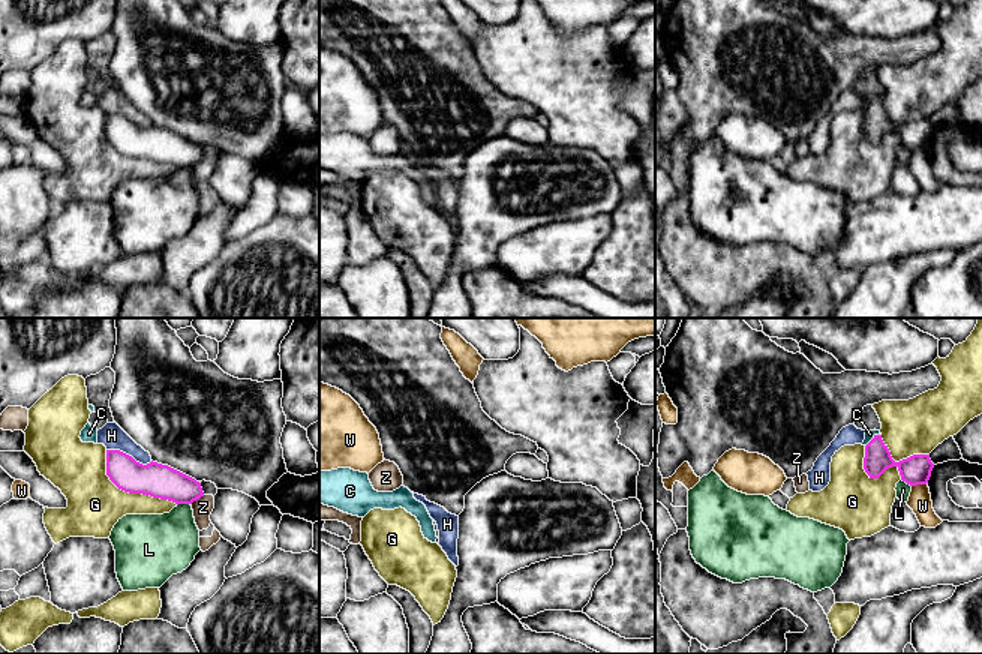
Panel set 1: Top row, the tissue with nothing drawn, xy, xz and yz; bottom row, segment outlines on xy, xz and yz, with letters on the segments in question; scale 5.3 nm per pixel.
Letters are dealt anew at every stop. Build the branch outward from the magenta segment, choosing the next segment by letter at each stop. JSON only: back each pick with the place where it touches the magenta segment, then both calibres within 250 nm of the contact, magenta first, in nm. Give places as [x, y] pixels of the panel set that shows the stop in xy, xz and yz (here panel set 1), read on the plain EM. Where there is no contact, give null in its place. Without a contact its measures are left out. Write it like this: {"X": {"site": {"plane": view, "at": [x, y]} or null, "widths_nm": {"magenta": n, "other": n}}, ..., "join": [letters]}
{"C": {"site": {"plane": "yz", "at": [873, 102]}, "widths_nm": {"magenta": 150, "other": 50}}, "join": ["C"]}

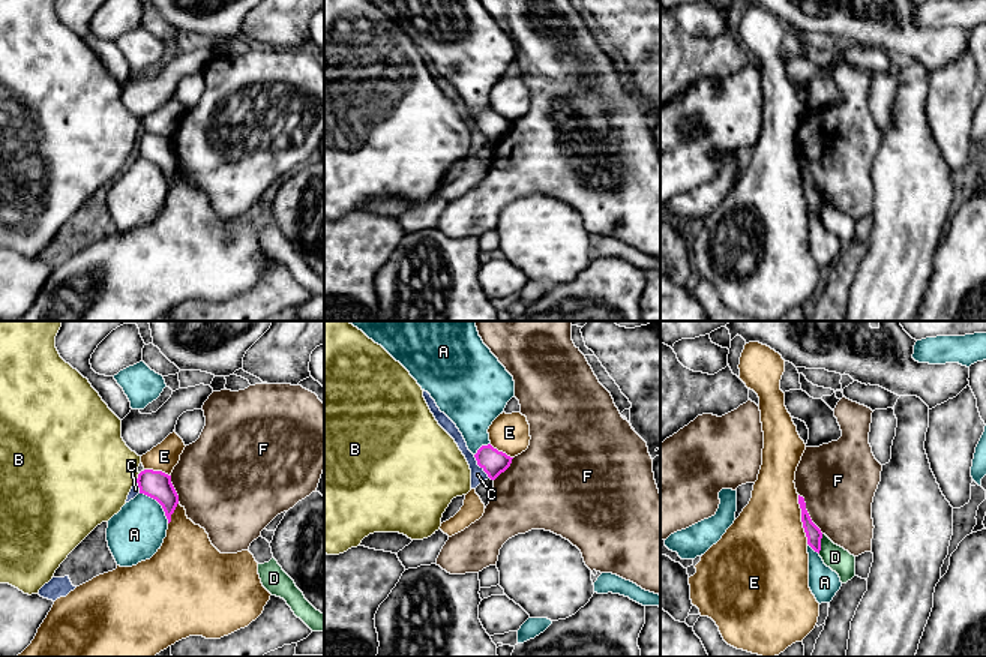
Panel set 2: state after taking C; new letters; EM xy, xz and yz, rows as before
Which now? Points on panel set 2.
{"C": {"site": {"plane": "xz", "at": [479, 129]}, "widths_nm": {"magenta": 140, "other": 80}}, "join": ["C"]}

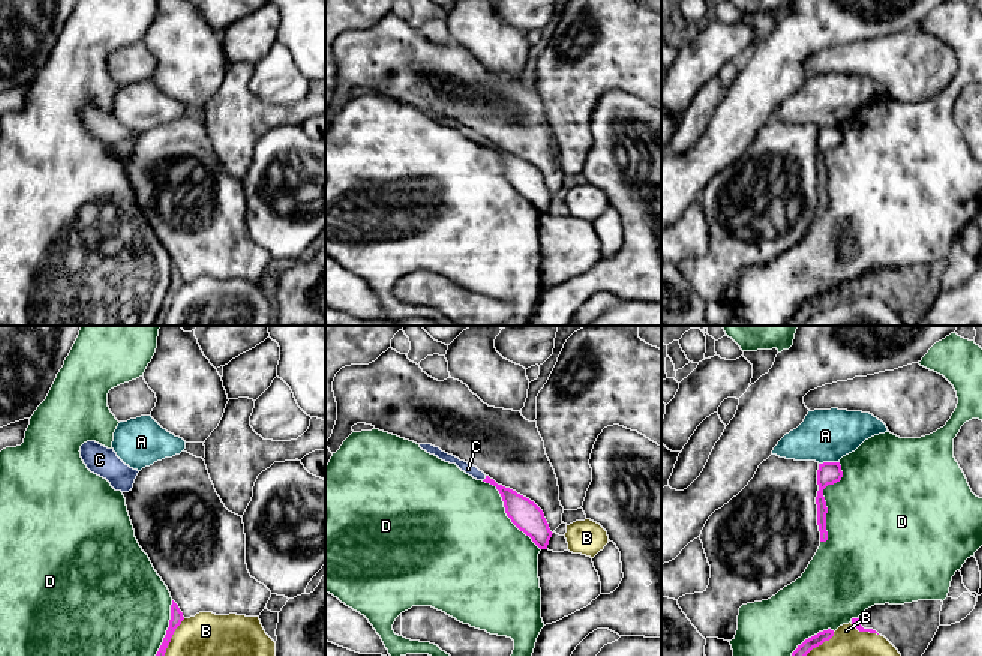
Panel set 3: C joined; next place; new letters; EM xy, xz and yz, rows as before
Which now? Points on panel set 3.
{"C": {"site": {"plane": "xz", "at": [485, 143]}, "widths_nm": {"magenta": 150, "other": 60}}, "join": ["C"]}

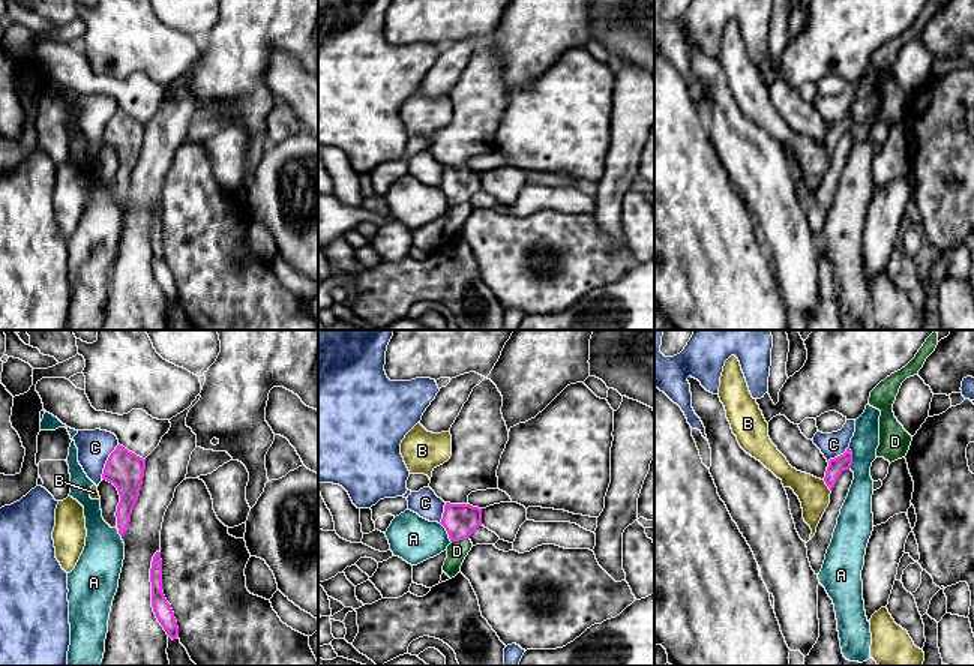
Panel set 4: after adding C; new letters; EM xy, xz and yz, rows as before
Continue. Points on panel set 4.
{"D": {"site": {"plane": "xz", "at": [459, 203]}, "widths_nm": {"magenta": 180, "other": 110}}, "join": ["D"]}

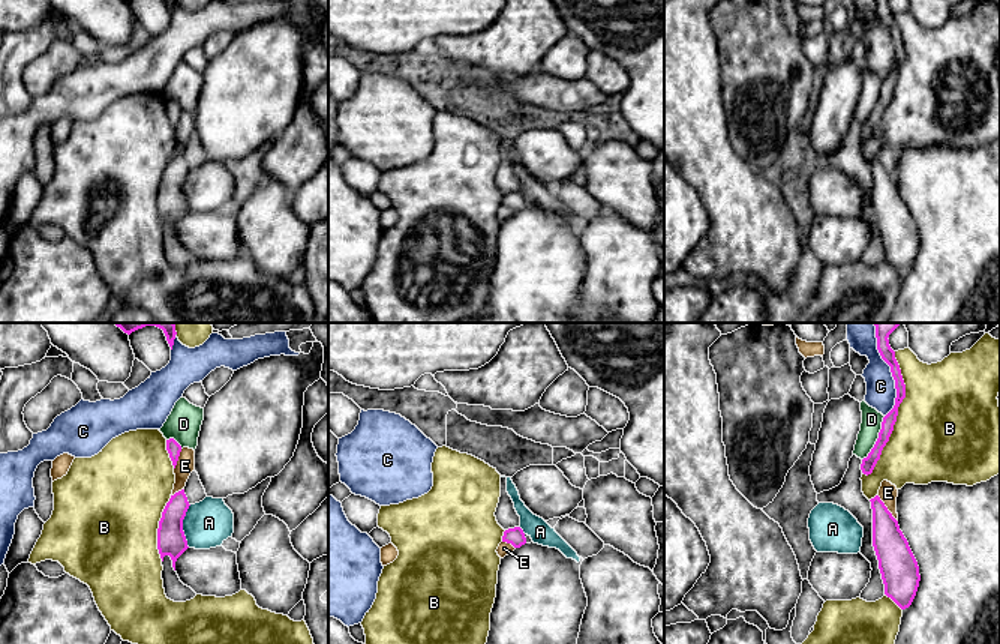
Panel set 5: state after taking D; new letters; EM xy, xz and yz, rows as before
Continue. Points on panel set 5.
{"join": []}

